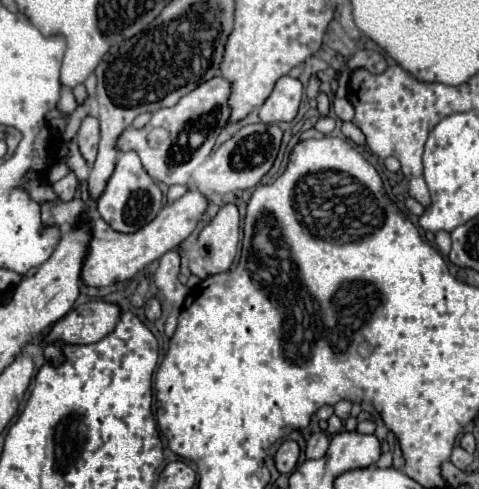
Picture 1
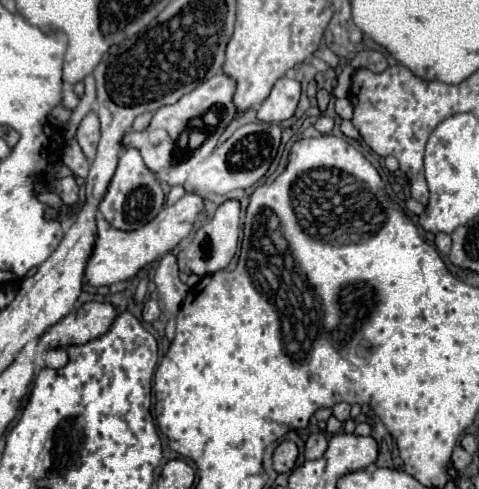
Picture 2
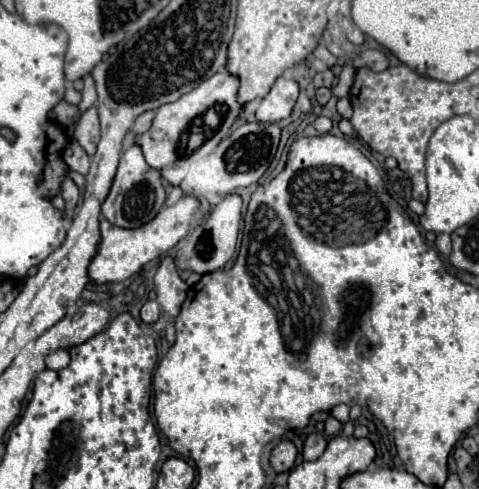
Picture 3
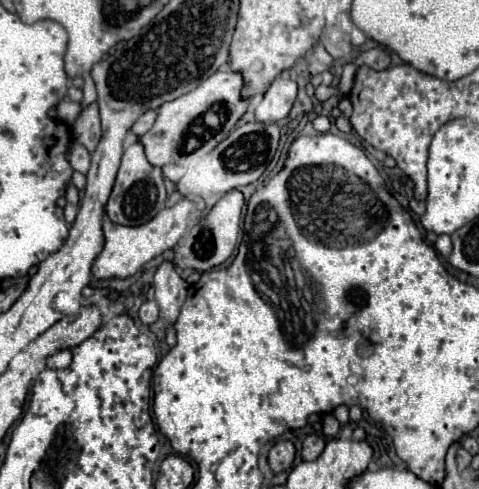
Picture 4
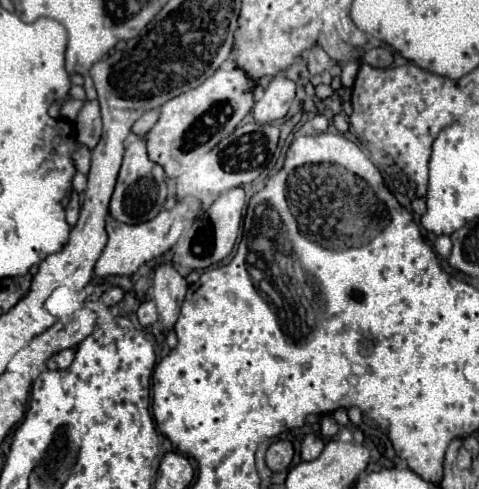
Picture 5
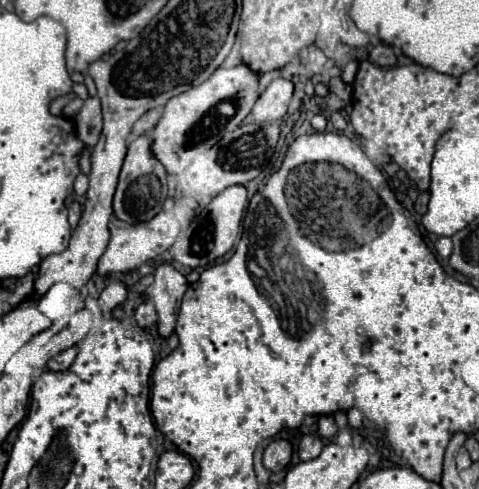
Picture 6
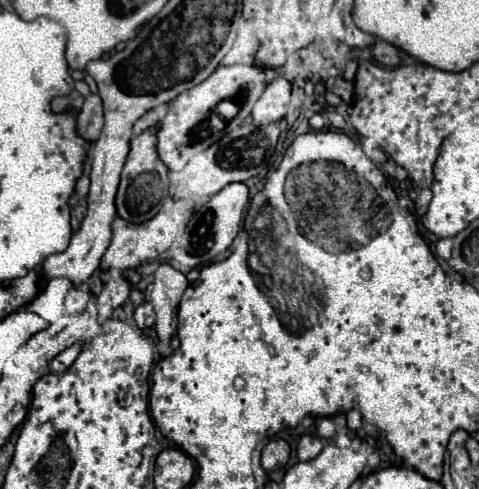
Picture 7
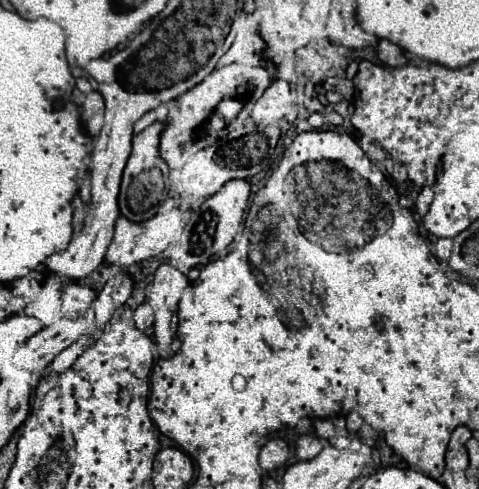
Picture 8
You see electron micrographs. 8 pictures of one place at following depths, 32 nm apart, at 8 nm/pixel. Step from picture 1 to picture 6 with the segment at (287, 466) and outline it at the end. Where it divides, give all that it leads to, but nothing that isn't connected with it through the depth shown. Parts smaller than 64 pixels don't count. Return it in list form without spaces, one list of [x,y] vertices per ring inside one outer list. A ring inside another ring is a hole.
[[[274,440],[264,450],[264,466],[270,472],[284,470],[290,464],[290,458],[292,458],[292,446],[286,440]]]

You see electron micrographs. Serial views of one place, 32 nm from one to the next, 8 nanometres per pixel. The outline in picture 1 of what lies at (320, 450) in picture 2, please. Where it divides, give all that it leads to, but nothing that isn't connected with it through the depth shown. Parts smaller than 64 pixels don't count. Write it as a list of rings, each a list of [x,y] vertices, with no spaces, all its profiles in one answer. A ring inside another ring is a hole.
[[[322,432],[320,434],[312,434],[308,444],[306,444],[306,458],[308,460],[322,458],[326,454],[326,450],[328,450],[328,444],[330,444],[330,440],[328,440],[326,434],[322,434]]]

